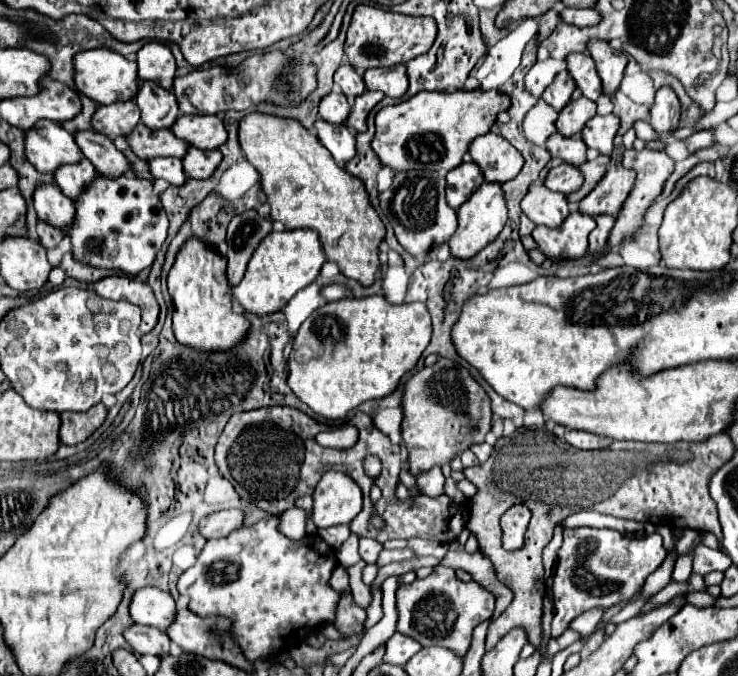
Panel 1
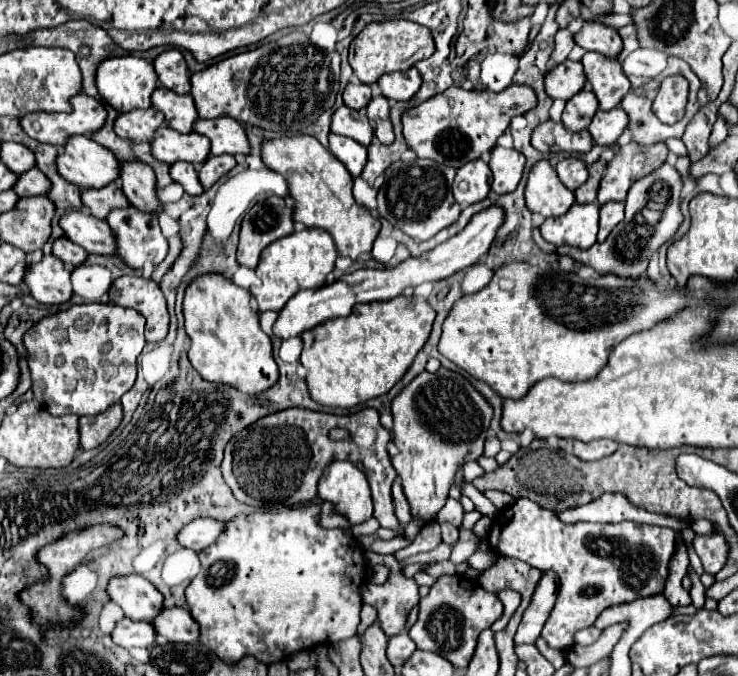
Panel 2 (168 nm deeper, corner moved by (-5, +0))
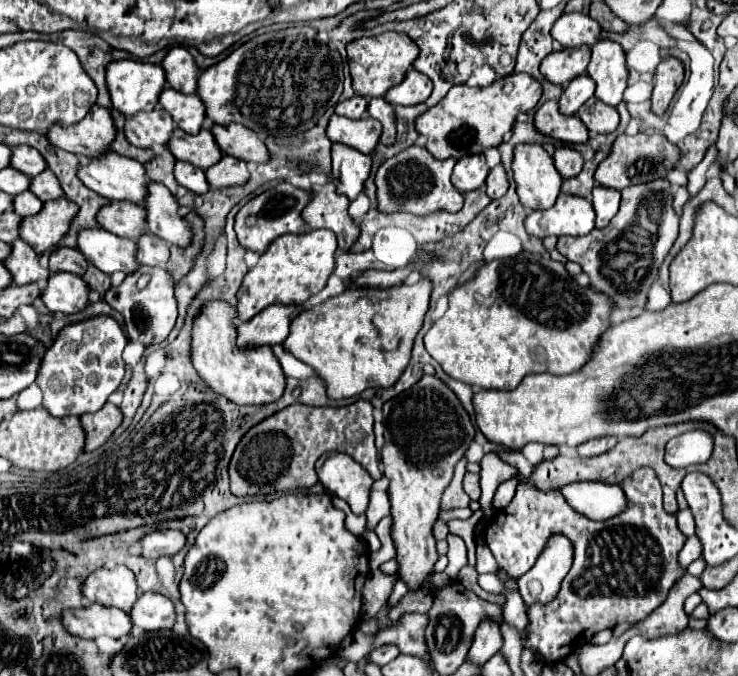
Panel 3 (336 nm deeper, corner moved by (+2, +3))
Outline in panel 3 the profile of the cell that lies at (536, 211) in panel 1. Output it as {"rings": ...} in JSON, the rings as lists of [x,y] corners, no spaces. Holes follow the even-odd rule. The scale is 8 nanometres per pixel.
{"rings":[[[518,144],[514,148],[514,180],[516,180],[516,192],[520,196],[520,204],[528,210],[546,210],[552,208],[556,198],[560,196],[562,188],[562,176],[554,170],[554,162],[548,156],[548,152],[540,144]]]}

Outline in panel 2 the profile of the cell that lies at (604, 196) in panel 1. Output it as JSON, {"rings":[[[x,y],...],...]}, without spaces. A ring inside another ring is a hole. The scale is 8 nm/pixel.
{"rings":[[[635,141],[619,147],[617,155],[607,163],[607,171],[601,179],[599,197],[597,197],[599,203],[603,205],[607,201],[625,201],[629,187],[637,179],[647,177],[647,173],[653,173],[657,165],[661,167],[667,159],[667,153],[669,149],[665,143],[659,143],[659,157],[649,153],[649,149],[645,149]]]}

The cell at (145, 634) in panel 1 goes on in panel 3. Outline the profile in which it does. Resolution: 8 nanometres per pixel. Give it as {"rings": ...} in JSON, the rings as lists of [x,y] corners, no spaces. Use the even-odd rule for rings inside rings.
{"rings":[[[94,604],[90,608],[74,608],[64,612],[64,626],[68,632],[82,638],[124,638],[132,632],[132,620],[126,612]]]}

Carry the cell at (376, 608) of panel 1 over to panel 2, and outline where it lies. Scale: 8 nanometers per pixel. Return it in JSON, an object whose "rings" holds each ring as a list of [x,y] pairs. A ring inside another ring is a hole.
{"rings":[[[371,551],[365,555],[369,565],[387,565],[391,569],[391,577],[383,585],[363,585],[363,599],[377,609],[381,629],[387,633],[387,637],[399,635],[405,631],[409,611],[419,603],[419,587],[415,581],[401,577],[399,561],[393,555],[377,555]]]}

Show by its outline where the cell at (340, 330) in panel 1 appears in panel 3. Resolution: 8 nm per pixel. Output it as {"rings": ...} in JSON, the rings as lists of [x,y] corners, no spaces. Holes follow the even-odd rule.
{"rings":[[[422,278],[416,284],[400,284],[388,290],[344,290],[340,296],[328,298],[326,302],[298,314],[298,318],[294,318],[290,324],[290,336],[284,340],[284,348],[290,350],[290,354],[300,362],[314,368],[314,372],[326,384],[326,394],[332,400],[356,396],[366,388],[390,388],[410,362],[414,338],[422,328],[424,316],[428,312],[430,288],[430,282]]]}

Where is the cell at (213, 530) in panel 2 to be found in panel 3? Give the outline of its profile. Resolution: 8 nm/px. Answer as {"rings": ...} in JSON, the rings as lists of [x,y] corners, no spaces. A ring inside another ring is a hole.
{"rings":[[[156,530],[142,538],[140,554],[146,558],[160,558],[160,556],[174,556],[186,544],[186,534],[180,530]]]}

